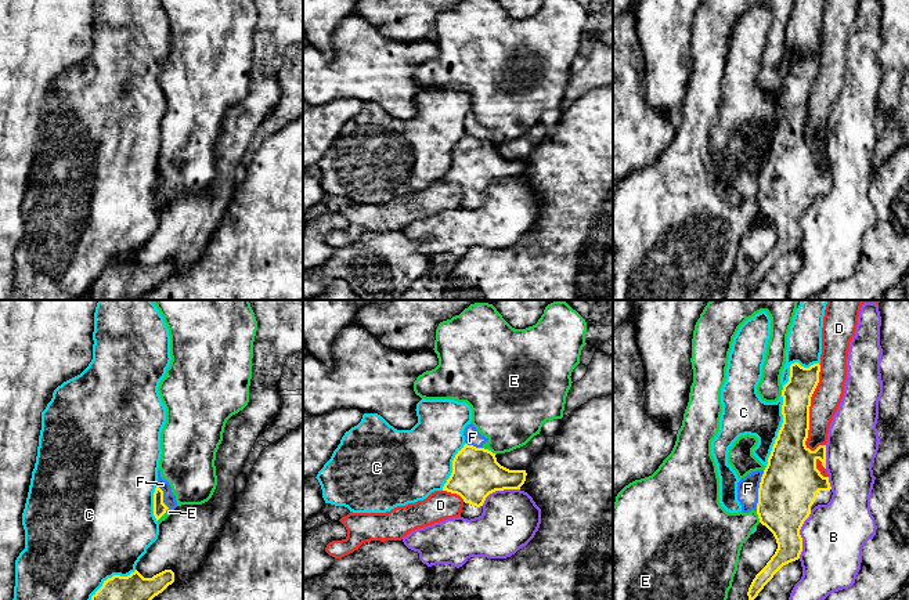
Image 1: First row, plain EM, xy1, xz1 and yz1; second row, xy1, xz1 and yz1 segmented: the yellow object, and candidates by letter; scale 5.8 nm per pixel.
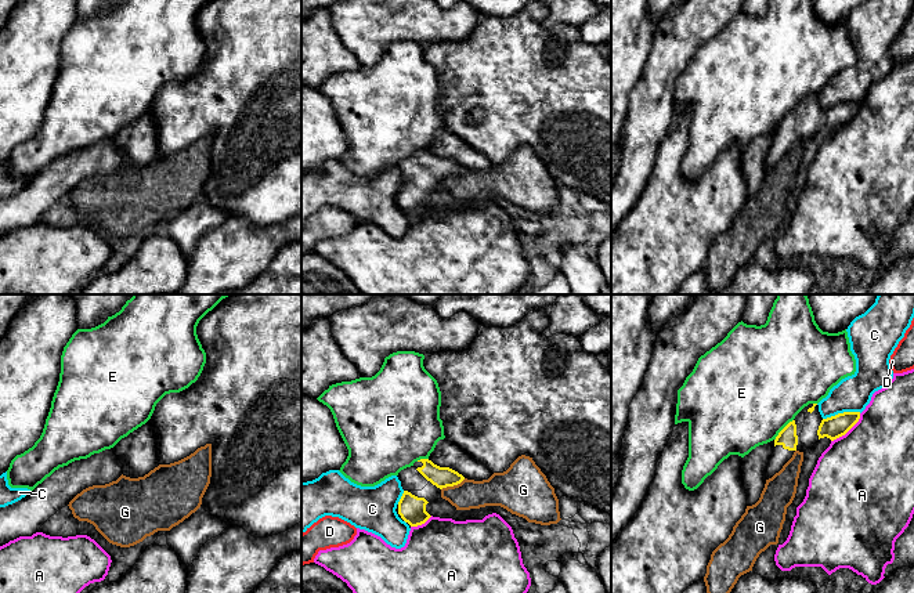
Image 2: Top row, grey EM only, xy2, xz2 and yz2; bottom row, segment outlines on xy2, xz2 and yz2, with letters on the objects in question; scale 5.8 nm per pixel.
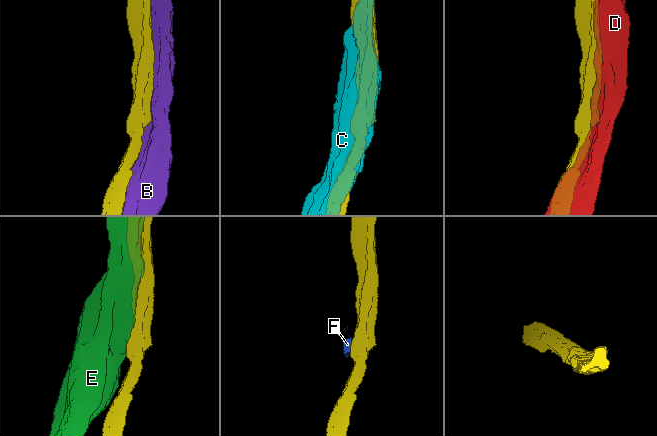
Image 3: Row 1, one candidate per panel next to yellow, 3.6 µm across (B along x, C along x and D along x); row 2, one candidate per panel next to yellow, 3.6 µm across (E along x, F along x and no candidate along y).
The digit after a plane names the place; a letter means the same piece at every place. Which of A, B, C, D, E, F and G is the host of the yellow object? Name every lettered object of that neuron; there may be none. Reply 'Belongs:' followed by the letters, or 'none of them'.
Belongs: none of them

